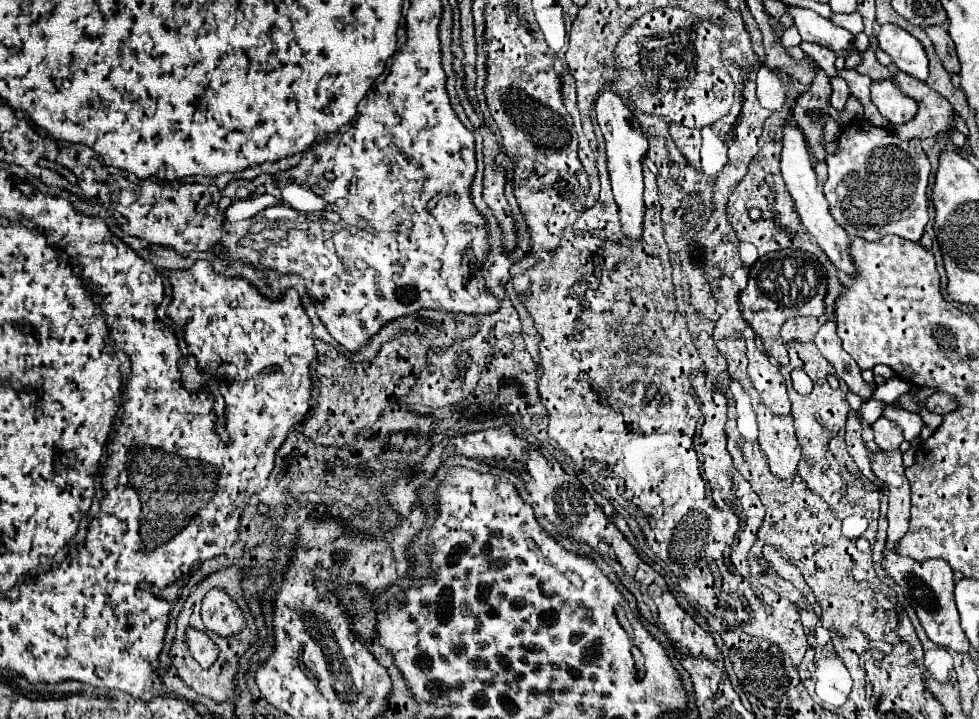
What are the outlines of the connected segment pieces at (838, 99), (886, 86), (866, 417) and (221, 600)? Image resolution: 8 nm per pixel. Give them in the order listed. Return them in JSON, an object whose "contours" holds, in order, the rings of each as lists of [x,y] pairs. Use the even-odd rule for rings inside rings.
{"contours":[[[[835,76],[831,78],[831,88],[833,88],[833,94],[831,94],[831,104],[835,110],[843,110],[847,98],[849,98],[849,86],[843,78]]],[[[893,80],[873,82],[871,84],[871,100],[891,124],[905,124],[917,114],[917,102],[905,96]]],[[[869,400],[869,402],[863,402],[861,404],[861,410],[857,412],[859,414],[859,420],[861,420],[861,424],[875,424],[875,420],[877,418],[881,418],[881,414],[883,414],[883,402],[879,402],[879,400]]],[[[213,588],[205,594],[205,600],[201,604],[201,618],[209,632],[215,632],[223,638],[241,634],[241,630],[247,626],[245,614],[237,602],[225,594],[223,588]]]]}

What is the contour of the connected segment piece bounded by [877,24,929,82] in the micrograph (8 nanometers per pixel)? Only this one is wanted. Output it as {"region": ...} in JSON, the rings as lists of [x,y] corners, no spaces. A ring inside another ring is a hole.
{"region":[[[883,24],[881,30],[877,32],[877,42],[879,42],[879,48],[889,54],[891,62],[901,72],[907,72],[921,82],[927,80],[929,60],[927,60],[925,48],[921,46],[919,40],[915,40],[915,36],[911,36],[899,26]]]}

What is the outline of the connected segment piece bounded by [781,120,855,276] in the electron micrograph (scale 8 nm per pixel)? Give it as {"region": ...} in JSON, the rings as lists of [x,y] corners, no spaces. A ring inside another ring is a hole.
{"region":[[[793,120],[785,122],[785,128],[783,128],[781,174],[783,174],[783,180],[787,184],[789,194],[795,200],[795,210],[797,210],[797,214],[799,214],[801,224],[805,226],[805,230],[813,236],[813,240],[821,246],[821,250],[827,254],[827,258],[835,264],[837,270],[845,272],[847,276],[853,276],[855,268],[853,268],[851,258],[847,254],[849,236],[847,236],[847,232],[839,224],[835,224],[835,220],[833,220],[833,216],[829,212],[829,204],[827,204],[823,192],[817,186],[817,176],[815,176],[811,160],[809,160],[809,150],[807,150],[807,144],[805,144],[805,136],[803,136],[801,128],[797,128],[797,124]]]}

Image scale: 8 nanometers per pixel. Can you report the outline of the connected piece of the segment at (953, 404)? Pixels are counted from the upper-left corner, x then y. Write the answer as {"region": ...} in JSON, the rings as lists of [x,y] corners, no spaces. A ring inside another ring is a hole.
{"region":[[[931,394],[925,400],[925,404],[935,414],[945,414],[945,412],[951,412],[953,408],[957,408],[957,400],[953,396],[947,396],[947,394]]]}

